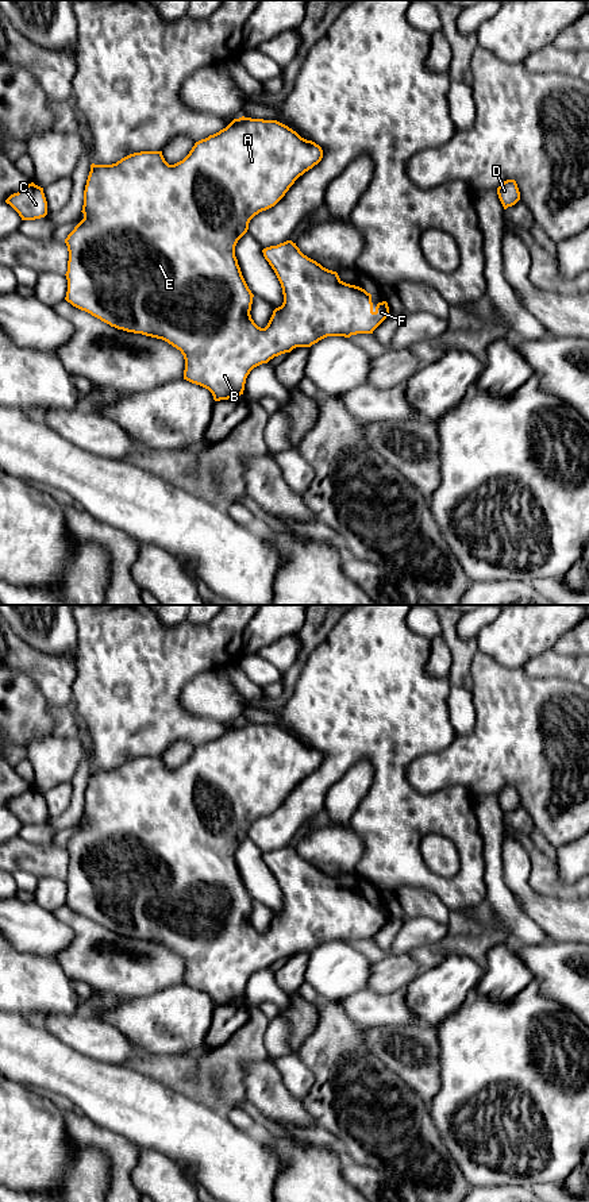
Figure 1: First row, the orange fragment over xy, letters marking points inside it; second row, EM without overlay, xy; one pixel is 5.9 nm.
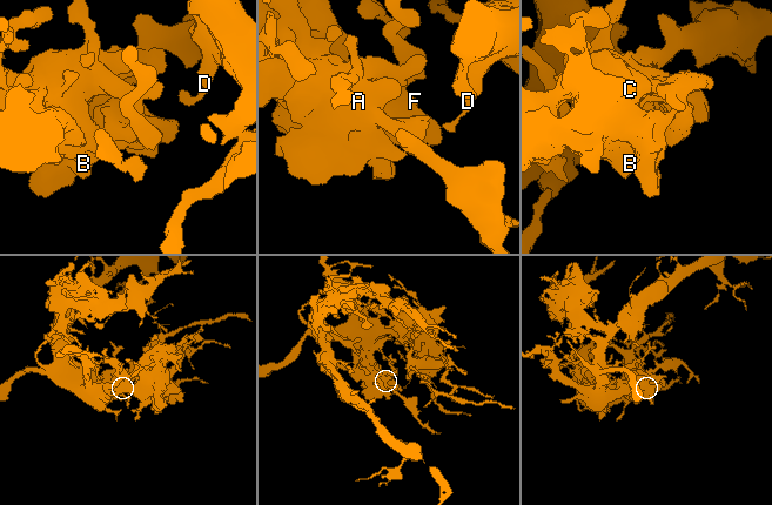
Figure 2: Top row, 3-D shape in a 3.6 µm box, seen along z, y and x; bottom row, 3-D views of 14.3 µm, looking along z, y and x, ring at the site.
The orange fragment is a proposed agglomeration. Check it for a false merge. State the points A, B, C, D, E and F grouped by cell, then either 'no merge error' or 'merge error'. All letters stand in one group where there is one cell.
A B C D E F | no merge error

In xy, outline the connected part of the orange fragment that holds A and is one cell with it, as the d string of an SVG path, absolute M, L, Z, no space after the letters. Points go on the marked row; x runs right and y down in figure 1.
M251 117L234 119L226 128L195 143L189 154L180 162L169 165L162 151L140 151L130 154L112 165L91 165L91 172L84 190L84 219L68 235L65 243L69 251L68 261L68 292L65 300L73 307L91 313L101 321L127 332L142 334L146 336L162 339L181 351L185 359L184 380L208 389L215 401L228 400L243 394L246 378L250 371L267 363L274 357L290 352L296 347L311 347L327 336L350 338L357 334L373 334L373 331L388 317L389 307L386 301L373 307L372 294L365 289L343 282L336 271L323 267L316 261L304 255L292 240L262 250L265 259L274 270L284 294L281 307L273 311L273 315L265 328L258 327L251 319L250 311L254 294L249 289L238 259L235 246L247 232L250 220L262 211L274 207L305 172L317 165L323 158L323 150L312 140L301 138L296 131L277 120L263 120Z

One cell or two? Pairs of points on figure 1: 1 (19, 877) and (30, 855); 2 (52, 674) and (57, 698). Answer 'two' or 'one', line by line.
1: two
2: one

